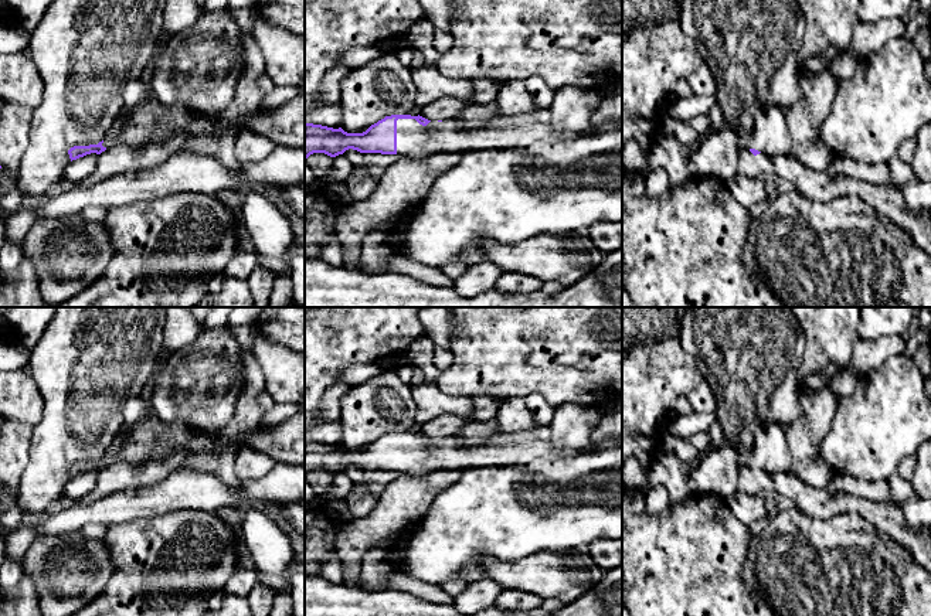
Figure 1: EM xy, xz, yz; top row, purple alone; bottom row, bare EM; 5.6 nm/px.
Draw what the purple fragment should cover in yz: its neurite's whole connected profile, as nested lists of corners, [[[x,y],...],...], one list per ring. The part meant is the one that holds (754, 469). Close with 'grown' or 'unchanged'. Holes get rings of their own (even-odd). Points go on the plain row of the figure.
[[[765,425],[755,432],[747,464],[757,473],[764,470],[774,476],[791,472],[791,450],[781,425]]] | grown

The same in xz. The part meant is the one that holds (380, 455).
[[[391,432],[363,450],[305,440],[305,477],[313,470],[336,474],[349,466],[422,477],[435,470],[458,472],[465,467],[526,464],[537,459],[561,460],[611,447],[608,442],[589,443],[582,449],[551,447],[548,440],[540,439],[510,446],[490,446],[482,440],[455,436],[434,439],[419,432]]] | grown

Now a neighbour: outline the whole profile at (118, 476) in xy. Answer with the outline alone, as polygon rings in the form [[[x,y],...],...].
[[[171,452],[167,457],[140,460],[137,463],[112,463],[98,473],[96,489],[105,496],[133,487],[145,487],[164,480],[180,469],[190,456],[183,452]]]

